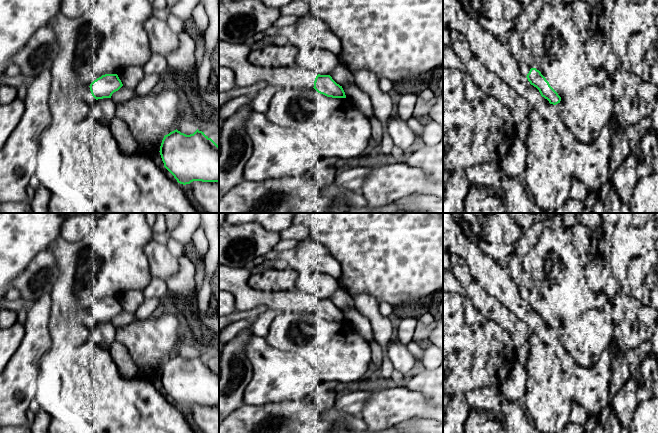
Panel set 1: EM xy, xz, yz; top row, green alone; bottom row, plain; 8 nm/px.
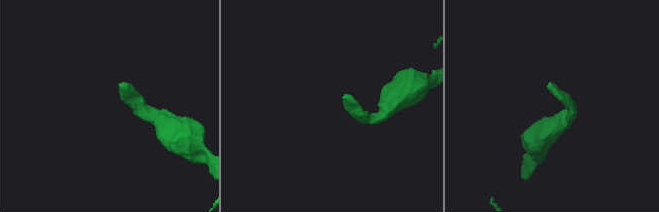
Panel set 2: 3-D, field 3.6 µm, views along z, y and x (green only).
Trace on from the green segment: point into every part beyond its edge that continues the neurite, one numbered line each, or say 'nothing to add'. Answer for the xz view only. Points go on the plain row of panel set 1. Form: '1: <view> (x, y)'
1: xz (235, 280)

